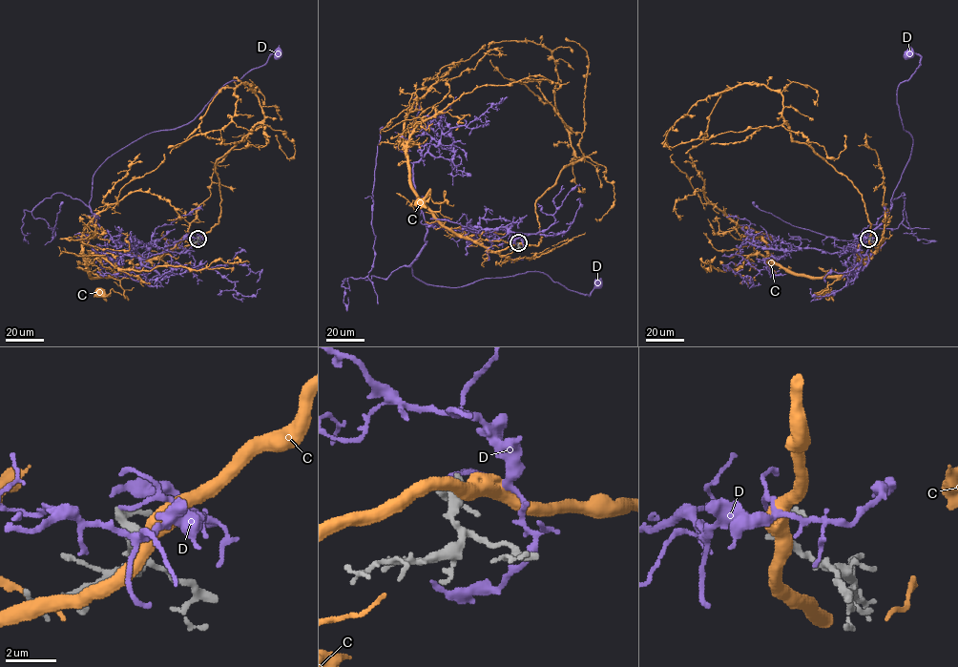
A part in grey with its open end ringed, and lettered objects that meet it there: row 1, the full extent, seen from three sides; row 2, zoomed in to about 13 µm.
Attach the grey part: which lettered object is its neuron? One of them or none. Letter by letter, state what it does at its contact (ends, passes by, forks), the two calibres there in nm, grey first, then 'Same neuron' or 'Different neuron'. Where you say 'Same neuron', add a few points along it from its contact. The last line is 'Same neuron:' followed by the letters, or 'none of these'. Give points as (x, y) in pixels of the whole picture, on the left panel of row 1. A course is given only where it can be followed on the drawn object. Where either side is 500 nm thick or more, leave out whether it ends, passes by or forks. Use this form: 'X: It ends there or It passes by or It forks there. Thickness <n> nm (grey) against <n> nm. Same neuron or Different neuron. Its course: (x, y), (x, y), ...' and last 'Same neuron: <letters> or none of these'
C: Thickness 440 nm (grey) against 550 nm. Different neuron
D: It ends there. Thickness 280 nm (grey) against 140 nm. Different neuron
Same neuron: none of these

